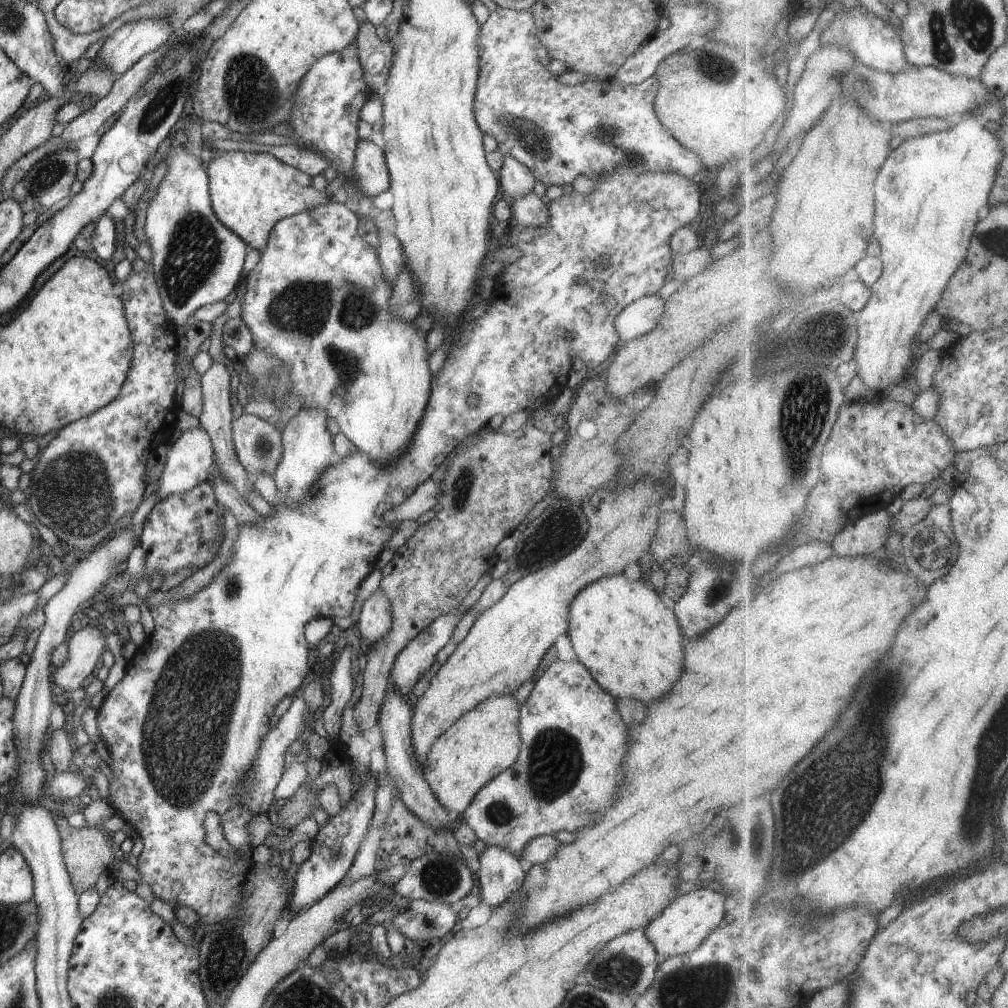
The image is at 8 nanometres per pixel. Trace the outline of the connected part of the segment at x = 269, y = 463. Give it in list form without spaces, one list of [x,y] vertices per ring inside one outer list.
[[[246,412],[233,422],[233,426],[238,460],[252,480],[261,472],[274,474],[283,455],[283,430]]]

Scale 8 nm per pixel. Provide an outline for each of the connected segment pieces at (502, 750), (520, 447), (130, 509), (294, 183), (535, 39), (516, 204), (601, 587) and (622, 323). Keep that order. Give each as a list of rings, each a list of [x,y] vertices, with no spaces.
[[[492,695],[455,720],[434,741],[426,757],[423,777],[442,808],[451,814],[463,814],[485,784],[515,763],[522,744],[519,708],[512,695]]]
[[[525,424],[510,434],[486,428],[455,446],[456,455],[447,464],[441,493],[434,508],[438,514],[431,521],[420,525],[404,545],[396,549],[392,560],[381,569],[382,578],[378,588],[389,600],[393,623],[389,635],[370,648],[364,666],[362,694],[354,706],[354,717],[362,732],[370,730],[377,723],[382,701],[389,689],[389,672],[394,666],[396,655],[439,616],[460,606],[480,577],[486,576],[486,572],[498,564],[498,544],[502,544],[502,540],[514,532],[530,510],[550,491],[553,474],[550,459],[552,446],[551,435]]]
[[[136,257],[131,263],[132,267],[130,274],[122,282],[122,294],[120,298],[123,302],[124,312],[128,326],[131,332],[133,340],[132,360],[129,371],[127,372],[126,380],[121,386],[120,394],[104,408],[97,410],[93,415],[78,419],[73,423],[68,424],[64,428],[61,428],[56,434],[56,437],[52,438],[51,442],[40,452],[35,458],[34,468],[29,473],[31,478],[31,484],[27,490],[27,506],[38,518],[38,522],[48,526],[60,541],[66,542],[67,545],[73,546],[79,555],[88,554],[94,550],[98,545],[102,544],[106,539],[112,538],[112,535],[116,533],[116,525],[119,520],[126,515],[132,515],[142,500],[146,497],[146,494],[150,490],[150,486],[147,484],[147,468],[146,461],[150,457],[154,449],[164,442],[168,442],[172,436],[172,433],[177,428],[177,413],[179,410],[176,404],[176,388],[178,388],[178,372],[176,372],[176,355],[177,355],[177,338],[176,333],[177,326],[168,318],[166,311],[161,301],[161,294],[159,293],[158,285],[155,283],[155,272],[151,263],[146,262],[141,257]]]
[[[215,150],[206,156],[209,195],[214,214],[226,228],[260,252],[266,248],[270,231],[279,220],[342,198],[342,194],[331,197],[326,189],[318,190],[310,175],[284,164],[270,153]]]
[[[499,7],[489,14],[478,37],[479,75],[474,97],[474,114],[481,133],[494,137],[497,150],[511,156],[528,168],[536,182],[549,186],[566,186],[578,177],[596,178],[612,175],[618,168],[639,167],[642,173],[675,173],[689,179],[704,176],[702,162],[688,152],[672,136],[666,134],[663,124],[653,109],[659,89],[655,76],[637,85],[623,85],[616,79],[579,82],[576,85],[560,83],[550,71],[551,59],[540,37],[539,28],[529,9],[513,10]]]
[[[534,192],[510,202],[513,216],[518,225],[537,229],[543,227],[549,221],[548,206]]]
[[[624,573],[622,575],[608,575],[589,584],[574,597],[569,608],[569,629],[567,634],[570,635],[577,660],[590,671],[594,680],[615,699],[632,699],[640,701],[641,703],[654,702],[657,701],[658,698],[662,698],[666,692],[670,692],[670,688],[678,682],[678,678],[680,678],[680,674],[682,674],[682,668],[684,668],[686,638],[684,638],[682,633],[676,616],[662,603],[660,595],[657,594],[654,589],[644,586],[643,582],[639,580],[628,580]]]
[[[648,295],[624,308],[615,320],[620,342],[634,340],[654,330],[665,314],[665,302],[659,295]]]

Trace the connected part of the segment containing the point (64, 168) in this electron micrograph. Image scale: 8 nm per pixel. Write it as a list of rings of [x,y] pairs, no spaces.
[[[58,150],[58,152],[46,155],[42,160],[36,161],[26,176],[13,186],[11,196],[7,201],[15,201],[24,208],[22,212],[26,224],[35,222],[40,214],[48,212],[56,202],[64,200],[70,194],[70,187],[77,179],[75,172],[78,163],[77,150]]]

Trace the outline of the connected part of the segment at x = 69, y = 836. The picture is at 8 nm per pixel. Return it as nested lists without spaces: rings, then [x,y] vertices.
[[[64,815],[56,818],[56,826],[61,838],[62,854],[72,886],[80,896],[85,890],[95,886],[99,876],[110,873],[112,864],[116,860],[112,849],[113,840],[103,828],[88,826],[74,828]]]

